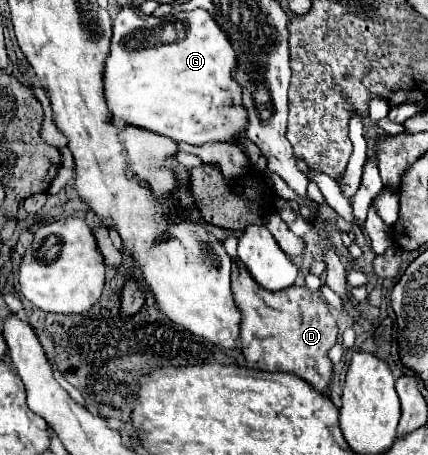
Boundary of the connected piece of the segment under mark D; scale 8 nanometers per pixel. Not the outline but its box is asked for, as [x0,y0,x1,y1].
[233,259,337,395]

